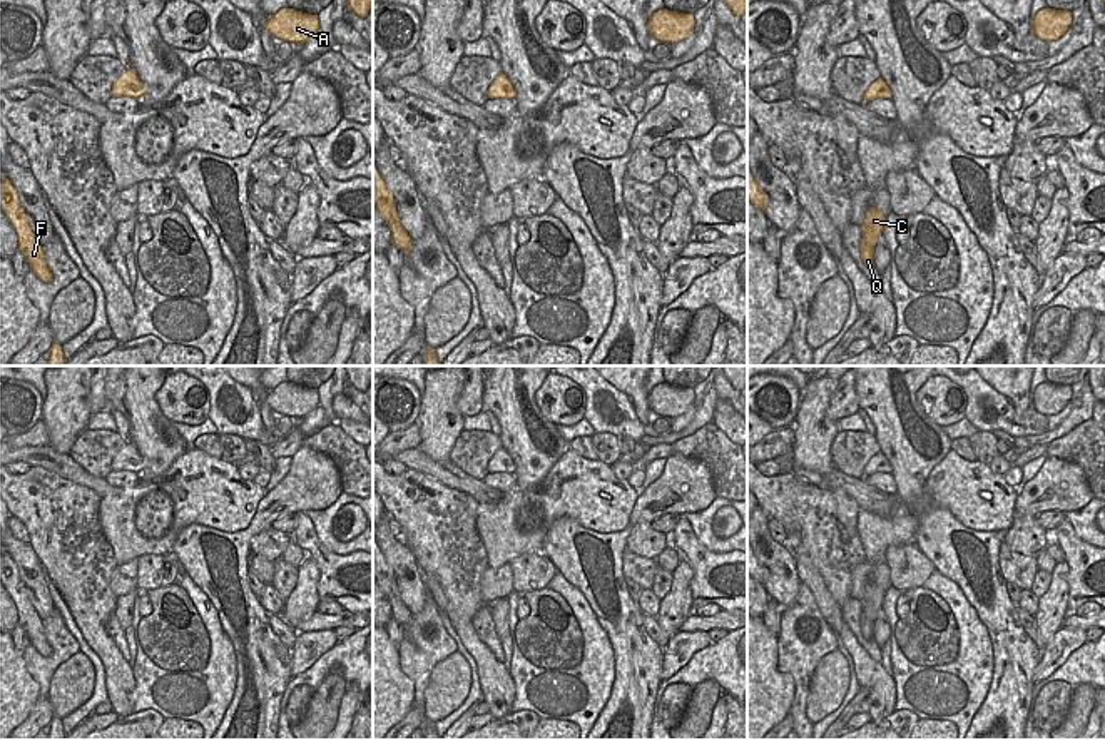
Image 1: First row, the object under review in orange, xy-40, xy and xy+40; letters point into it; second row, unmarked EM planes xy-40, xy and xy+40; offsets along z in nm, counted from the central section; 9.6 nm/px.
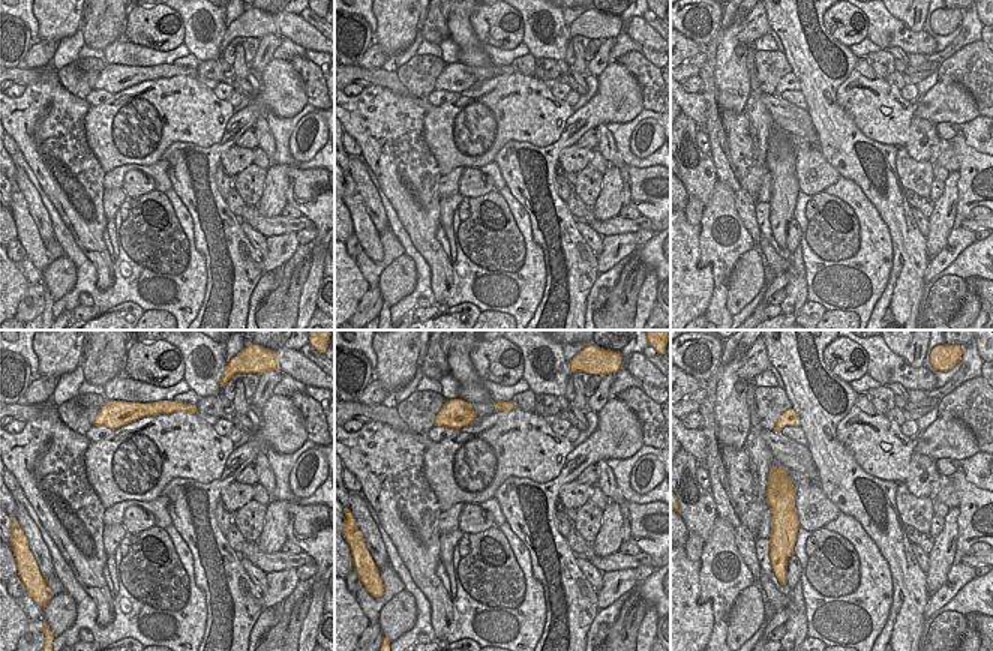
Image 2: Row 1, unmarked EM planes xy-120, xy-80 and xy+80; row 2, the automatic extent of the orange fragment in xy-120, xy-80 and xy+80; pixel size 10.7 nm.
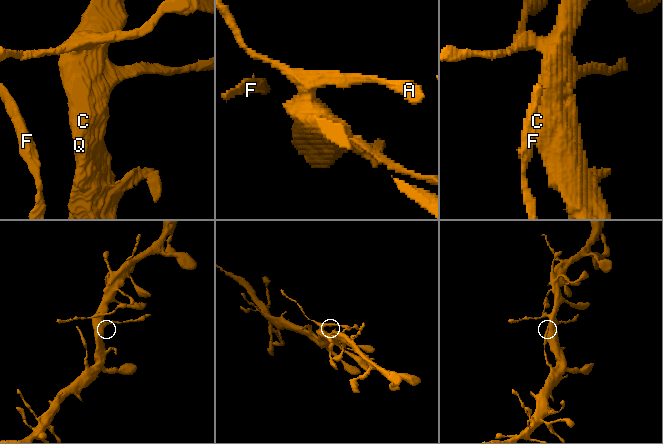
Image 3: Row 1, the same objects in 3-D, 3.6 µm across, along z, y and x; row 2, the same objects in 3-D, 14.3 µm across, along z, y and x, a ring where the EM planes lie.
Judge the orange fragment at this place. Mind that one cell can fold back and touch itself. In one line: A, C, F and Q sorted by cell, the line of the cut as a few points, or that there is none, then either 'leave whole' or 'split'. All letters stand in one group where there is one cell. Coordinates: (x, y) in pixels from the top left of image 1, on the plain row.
A / C F Q | xy-40 (141, 465), (131, 456), (117, 470) | split

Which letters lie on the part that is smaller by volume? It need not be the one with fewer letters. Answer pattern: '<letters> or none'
A

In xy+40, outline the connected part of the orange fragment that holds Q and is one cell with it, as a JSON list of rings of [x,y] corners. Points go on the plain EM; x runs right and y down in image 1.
[[[871,581],[861,601],[863,613],[859,618],[859,625],[861,625],[861,633],[866,640],[873,640],[873,625],[878,616],[878,611],[883,606],[884,593],[886,591],[876,581]]]

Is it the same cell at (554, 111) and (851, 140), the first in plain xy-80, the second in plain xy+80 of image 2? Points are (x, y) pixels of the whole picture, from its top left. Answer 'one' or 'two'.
two

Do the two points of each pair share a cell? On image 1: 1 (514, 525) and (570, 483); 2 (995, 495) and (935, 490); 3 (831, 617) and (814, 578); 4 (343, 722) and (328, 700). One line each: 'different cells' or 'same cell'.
1: same cell
2: same cell
3: same cell
4: different cells

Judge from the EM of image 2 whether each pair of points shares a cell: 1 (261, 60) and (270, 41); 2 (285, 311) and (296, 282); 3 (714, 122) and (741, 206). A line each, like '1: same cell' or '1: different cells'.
1: same cell
2: same cell
3: same cell

